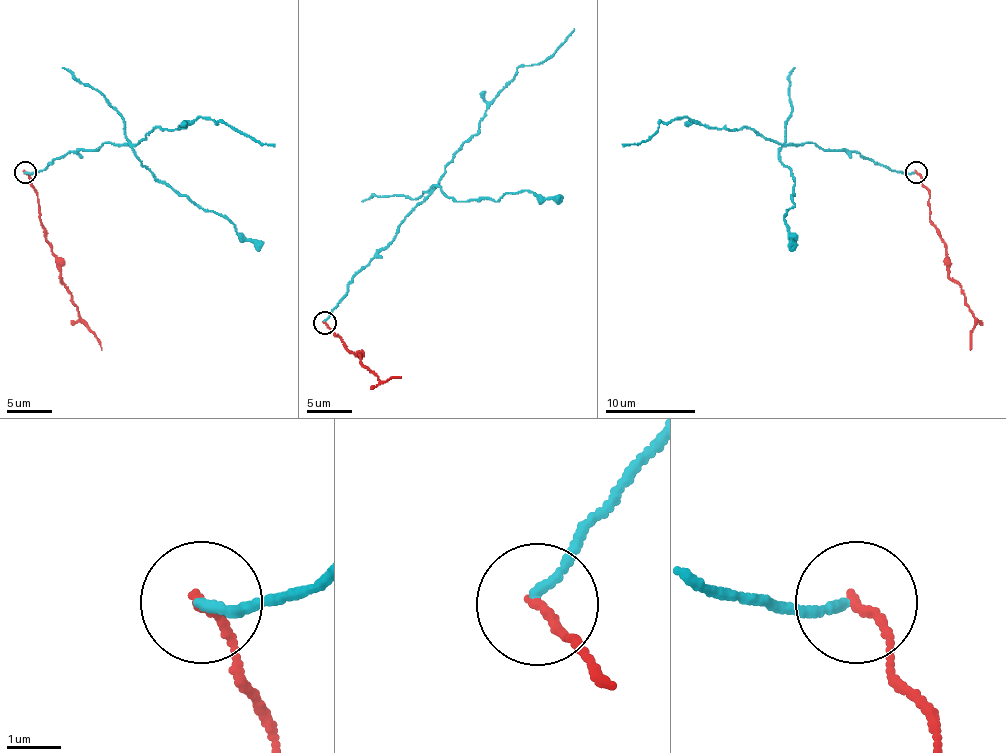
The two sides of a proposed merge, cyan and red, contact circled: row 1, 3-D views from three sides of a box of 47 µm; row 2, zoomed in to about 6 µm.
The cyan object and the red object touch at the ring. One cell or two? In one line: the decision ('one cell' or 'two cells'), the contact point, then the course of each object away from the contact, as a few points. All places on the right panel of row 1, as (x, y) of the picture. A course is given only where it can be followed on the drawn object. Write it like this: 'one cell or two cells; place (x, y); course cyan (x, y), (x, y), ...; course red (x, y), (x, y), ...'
two cells; place (916, 172); course cyan (915, 171), (891, 171), (855, 151), (778, 144), (745, 126), (686, 117), (659, 122), (655, 133), (621, 144); course red (915, 171), (929, 192), (929, 221), (945, 243), (949, 275), (960, 286), (974, 317), (969, 349)

